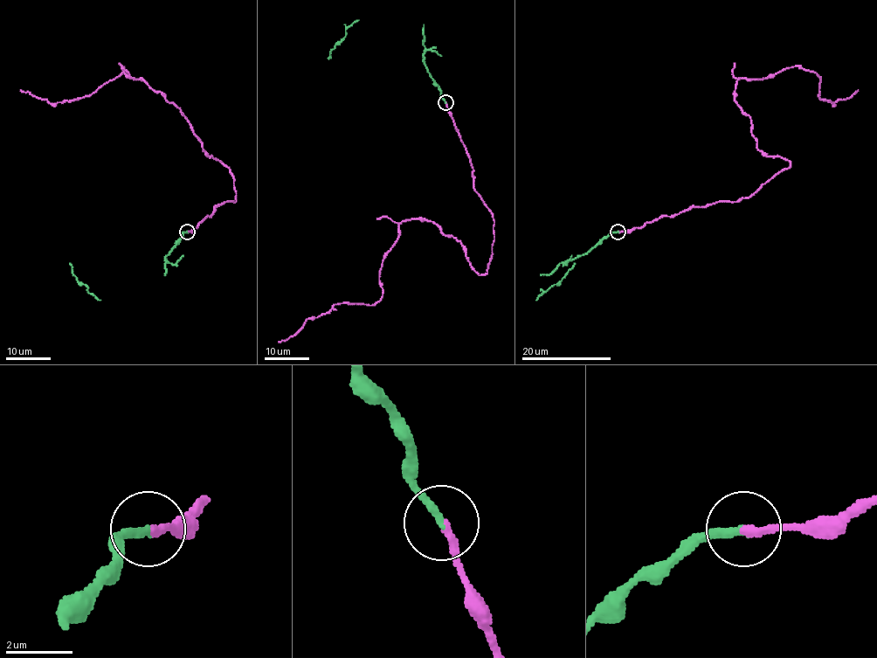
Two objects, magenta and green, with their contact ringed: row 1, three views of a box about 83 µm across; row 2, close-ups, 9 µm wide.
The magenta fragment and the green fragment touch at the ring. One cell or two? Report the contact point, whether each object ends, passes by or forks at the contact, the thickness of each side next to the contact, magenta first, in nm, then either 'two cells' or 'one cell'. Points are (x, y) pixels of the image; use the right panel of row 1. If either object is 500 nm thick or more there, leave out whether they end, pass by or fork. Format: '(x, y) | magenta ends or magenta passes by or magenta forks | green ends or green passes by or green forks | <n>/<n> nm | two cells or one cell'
(618, 232) | magenta ends | green ends | 240/240 nm | two cells

